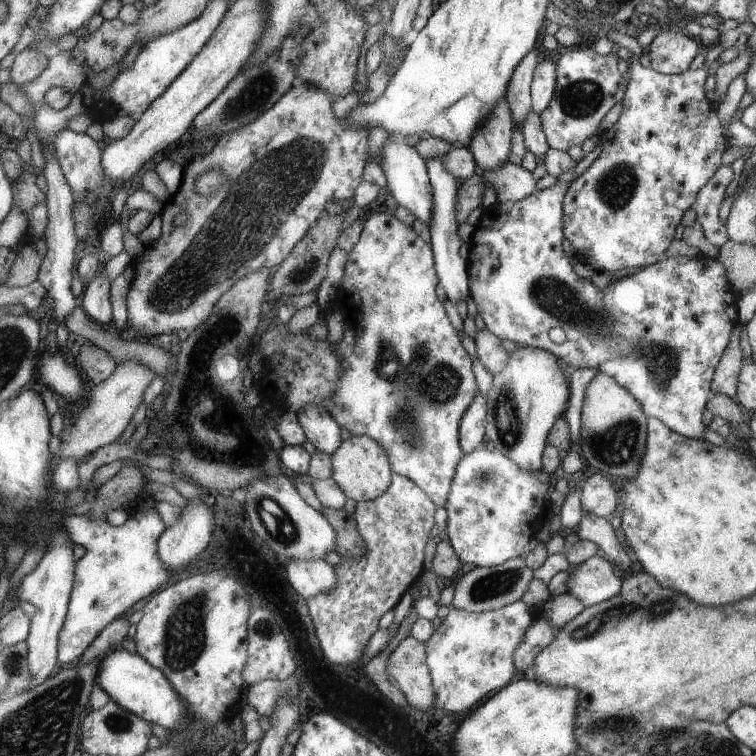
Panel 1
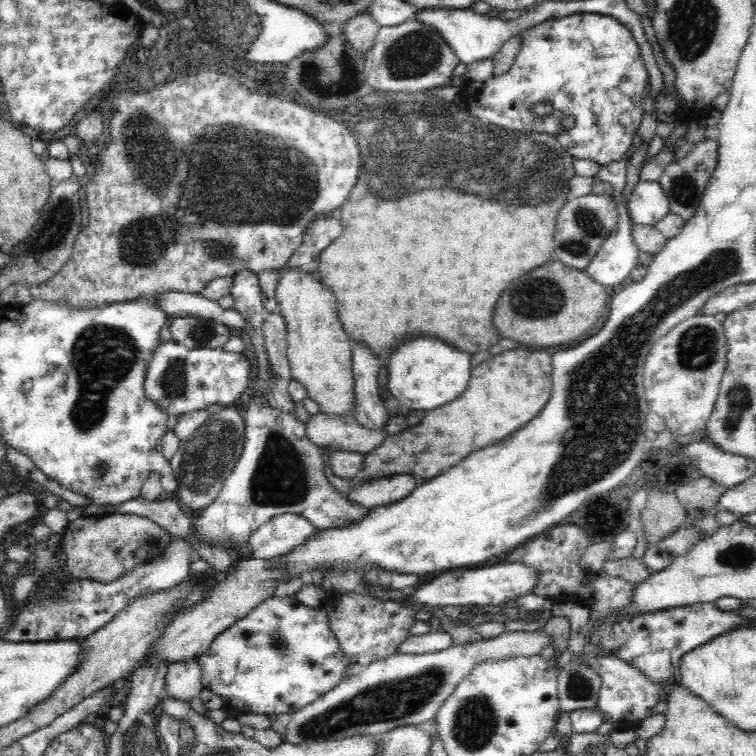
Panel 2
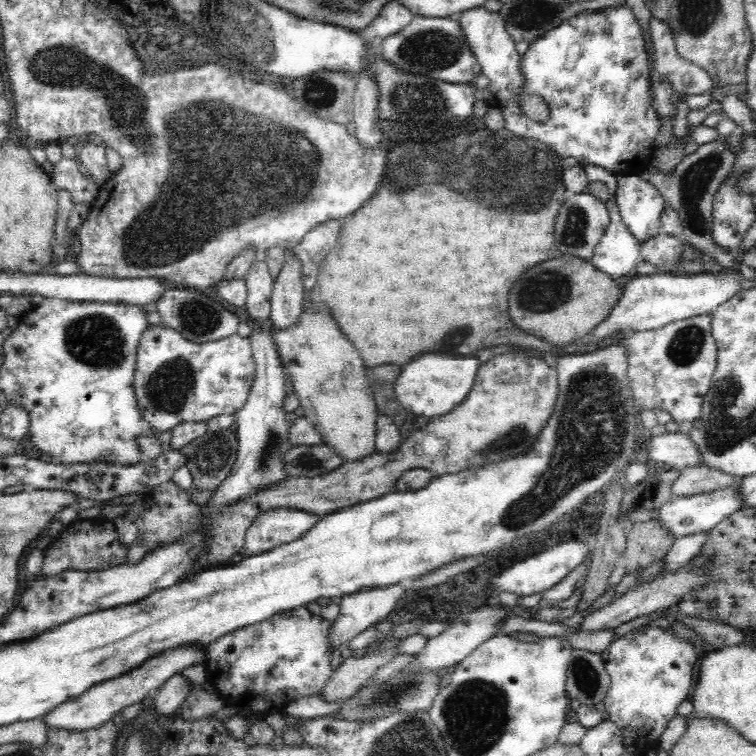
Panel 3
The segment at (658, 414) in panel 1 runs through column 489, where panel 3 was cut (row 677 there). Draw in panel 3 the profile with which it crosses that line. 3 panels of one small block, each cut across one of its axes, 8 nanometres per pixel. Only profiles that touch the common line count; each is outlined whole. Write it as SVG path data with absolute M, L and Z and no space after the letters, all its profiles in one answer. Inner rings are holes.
M301 606L273 614L254 625L234 629L206 646L206 682L224 699L224 705L236 709L237 714L243 715L244 711L250 711L250 716L254 718L284 714L292 702L306 696L320 695L328 680L334 676L330 626L332 623L320 613L314 614L307 606Z

